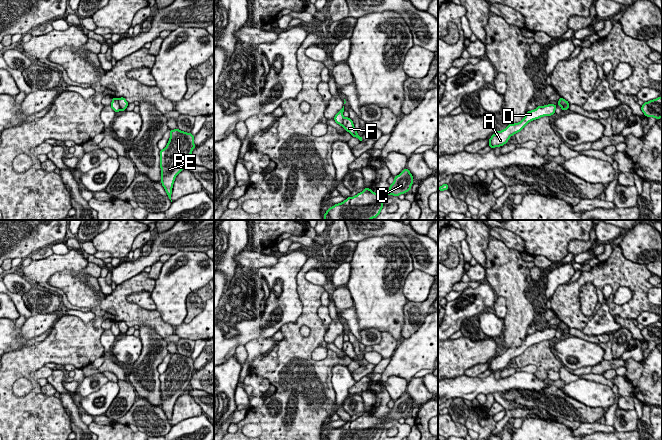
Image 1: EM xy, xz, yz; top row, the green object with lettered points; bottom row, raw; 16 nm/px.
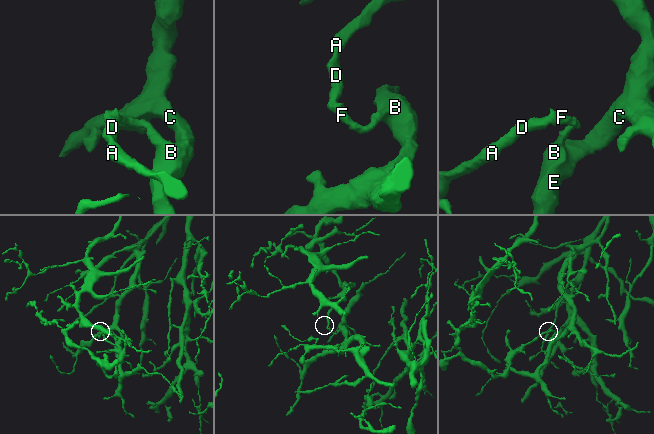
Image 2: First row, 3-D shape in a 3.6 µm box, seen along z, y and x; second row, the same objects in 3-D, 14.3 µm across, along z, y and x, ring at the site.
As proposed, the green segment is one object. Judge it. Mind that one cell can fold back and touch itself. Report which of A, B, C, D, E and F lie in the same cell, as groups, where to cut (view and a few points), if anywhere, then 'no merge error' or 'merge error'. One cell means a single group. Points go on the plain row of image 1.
A D / B C E F | xy (117, 322), (120, 332) | merge error

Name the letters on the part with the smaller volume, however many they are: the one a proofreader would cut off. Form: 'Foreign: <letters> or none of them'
Foreign: A, D

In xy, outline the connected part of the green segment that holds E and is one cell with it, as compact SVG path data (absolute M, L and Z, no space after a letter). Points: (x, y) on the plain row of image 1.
M179 353L170 354L167 370L160 374L161 408L171 424L176 400L185 392L195 372L194 360Z

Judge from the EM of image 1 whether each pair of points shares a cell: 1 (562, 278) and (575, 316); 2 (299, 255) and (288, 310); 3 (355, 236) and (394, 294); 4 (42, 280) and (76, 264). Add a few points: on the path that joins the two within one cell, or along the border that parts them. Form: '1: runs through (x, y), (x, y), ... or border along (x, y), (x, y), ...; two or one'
1: border along (566, 282), (559, 285), (550, 298); two
2: runs through (288, 269), (288, 296); one
3: border along (382, 235), (367, 237), (357, 242); two
4: runs through (48, 271), (55, 264), (67, 264); one

